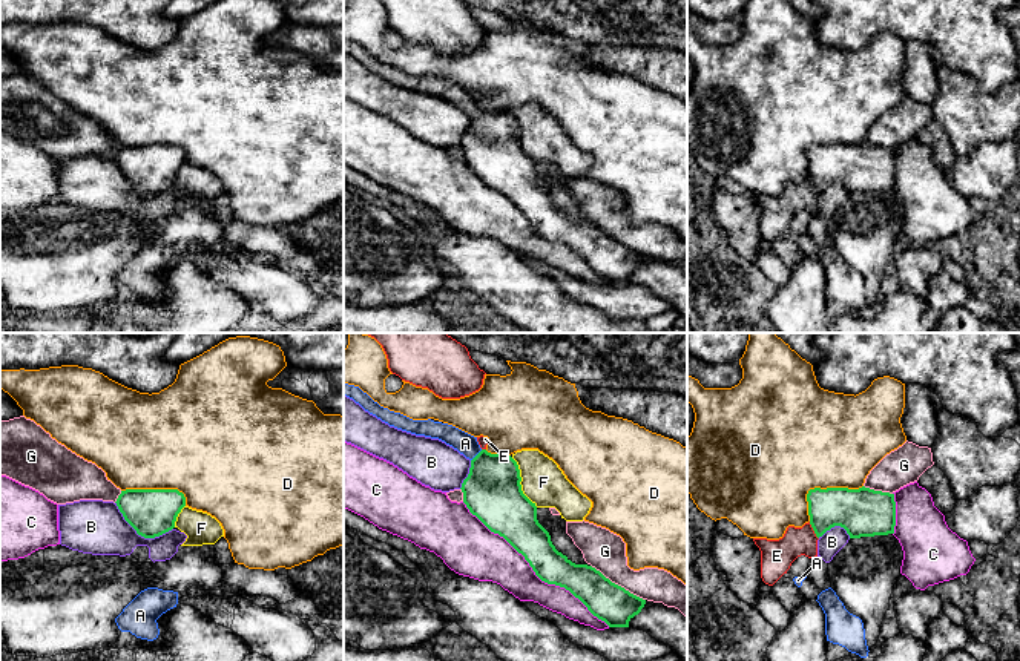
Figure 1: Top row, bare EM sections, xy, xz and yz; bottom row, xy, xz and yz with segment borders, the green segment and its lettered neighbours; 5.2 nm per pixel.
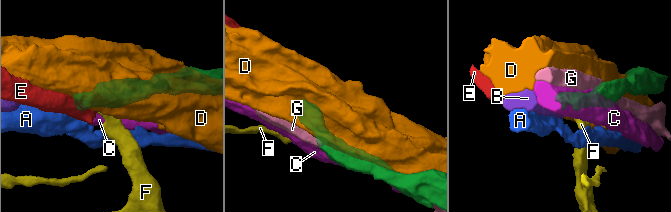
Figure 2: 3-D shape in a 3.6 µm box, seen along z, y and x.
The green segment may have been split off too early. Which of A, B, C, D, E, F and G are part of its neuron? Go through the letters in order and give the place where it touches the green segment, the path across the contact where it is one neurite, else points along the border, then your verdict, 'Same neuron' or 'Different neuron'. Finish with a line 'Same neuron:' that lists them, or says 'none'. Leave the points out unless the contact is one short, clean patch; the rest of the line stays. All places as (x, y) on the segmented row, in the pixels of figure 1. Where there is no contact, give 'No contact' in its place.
A: Touches green at xz (476, 456). Path across: xz (493, 493), (493, 477), (476, 456), (465, 443). Same neuron
B: Touches green at xy (140, 534). Boundary: xy (115, 502), (123, 519), (144, 537), (158, 537), (172, 529). Different neuron
C: Touches green at xz (533, 569). Different neuron
D: Touches green at yz (819, 488). Different neuron
E: Touches green at yz (813, 529). Boundary: yz (809, 522), (818, 539). Different neuron
F: Touches green at xz (520, 480). Boundary: xz (511, 457), (519, 470), (520, 489), (537, 506). Different neuron
G: Touches green at xz (617, 585). Different neuron
Same neuron: A

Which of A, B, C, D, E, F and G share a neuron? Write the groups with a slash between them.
A / B / C / D / E F / G

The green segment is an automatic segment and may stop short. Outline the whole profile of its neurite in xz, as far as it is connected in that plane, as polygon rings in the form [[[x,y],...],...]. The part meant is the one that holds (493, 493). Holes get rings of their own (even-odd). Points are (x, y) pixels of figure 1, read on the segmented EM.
[[[344,382],[344,396],[397,429],[439,439],[471,460],[462,483],[463,503],[491,532],[503,537],[525,557],[535,575],[564,587],[609,627],[629,627],[646,600],[612,583],[587,564],[575,564],[558,552],[537,520],[537,506],[522,491],[517,462],[506,454],[482,449],[477,437],[442,422],[413,420],[374,402],[359,386]]]

